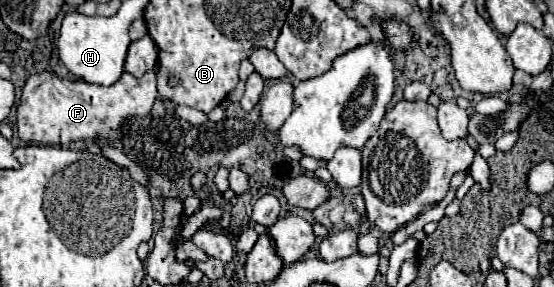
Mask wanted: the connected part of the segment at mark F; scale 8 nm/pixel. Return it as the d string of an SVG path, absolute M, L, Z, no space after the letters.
M128 72L112 86L88 84L84 80L62 80L56 74L34 74L26 80L22 102L18 106L18 136L26 142L70 144L84 138L114 140L114 134L128 116L148 116L156 100L156 76L146 72L136 78Z

